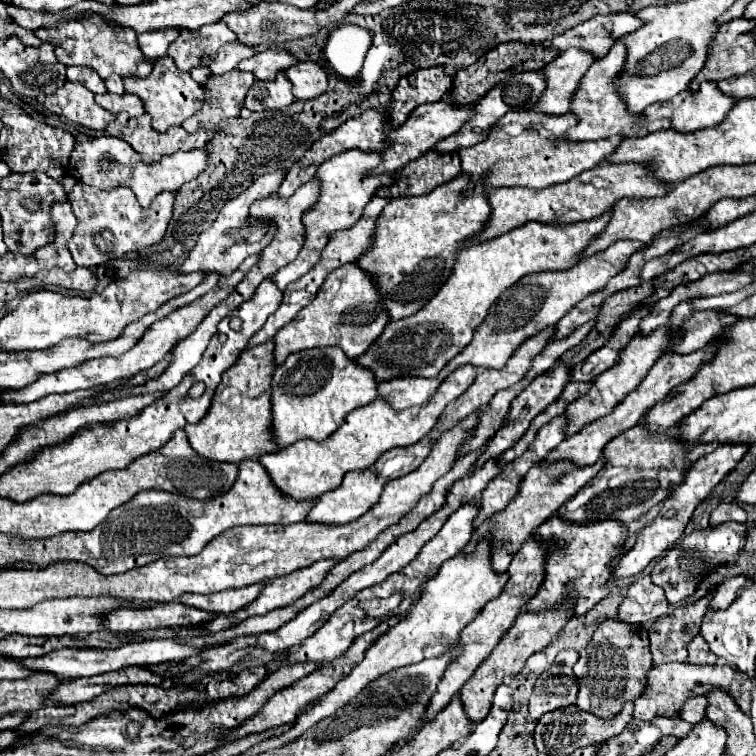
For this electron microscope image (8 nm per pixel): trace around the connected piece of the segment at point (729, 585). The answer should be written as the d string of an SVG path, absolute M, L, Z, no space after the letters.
M737 576L737 578L727 580L725 584L721 584L721 586L713 592L713 598L711 598L711 602L709 602L709 608L711 608L711 610L725 610L725 608L737 598L739 588L743 588L745 584L747 584L747 578L743 578L743 576Z

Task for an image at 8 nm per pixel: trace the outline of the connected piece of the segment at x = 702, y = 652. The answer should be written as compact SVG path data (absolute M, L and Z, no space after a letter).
M691 640L689 642L689 664L715 664L717 656L709 650L705 640Z

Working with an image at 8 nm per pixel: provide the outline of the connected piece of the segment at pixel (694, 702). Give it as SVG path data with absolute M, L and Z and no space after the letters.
M695 696L695 698L689 698L685 702L685 710L681 710L681 718L695 724L699 722L701 718L705 718L705 698L703 696Z

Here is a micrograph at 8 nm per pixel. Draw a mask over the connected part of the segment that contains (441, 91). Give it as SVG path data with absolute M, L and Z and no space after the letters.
M443 66L411 72L401 78L399 86L393 90L393 102L387 108L387 112L391 112L391 122L395 120L395 126L401 126L417 106L441 100L451 86L453 76L449 76Z

